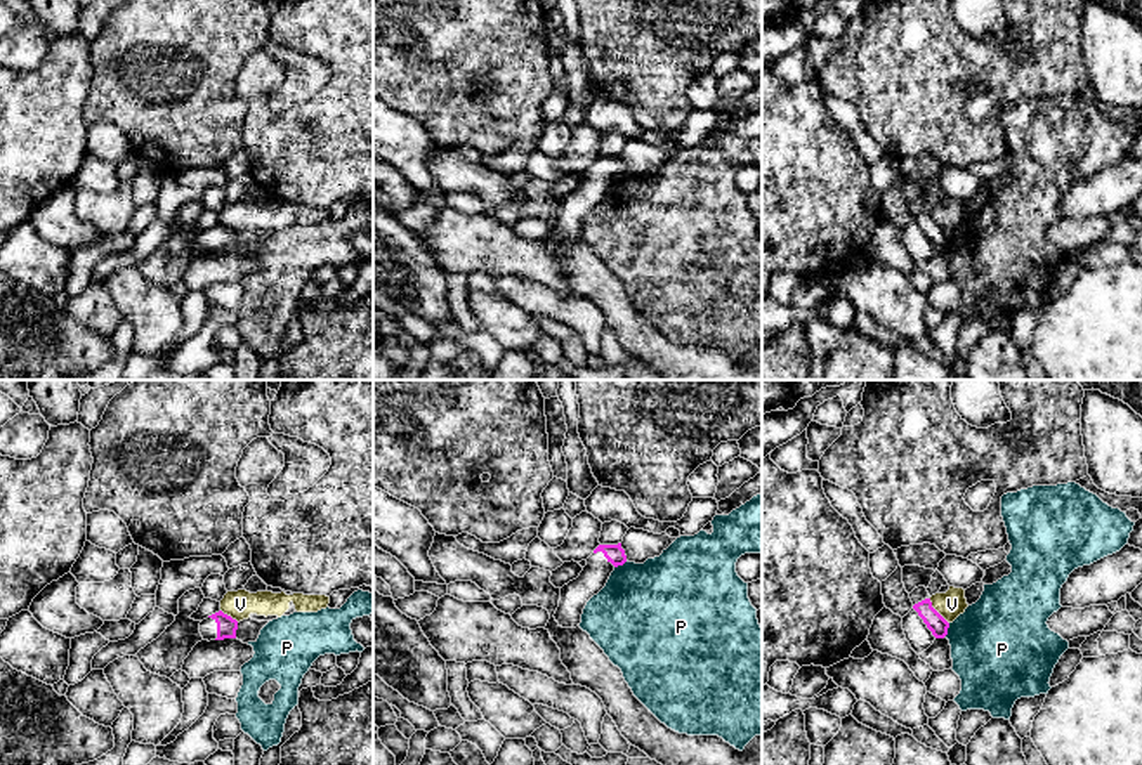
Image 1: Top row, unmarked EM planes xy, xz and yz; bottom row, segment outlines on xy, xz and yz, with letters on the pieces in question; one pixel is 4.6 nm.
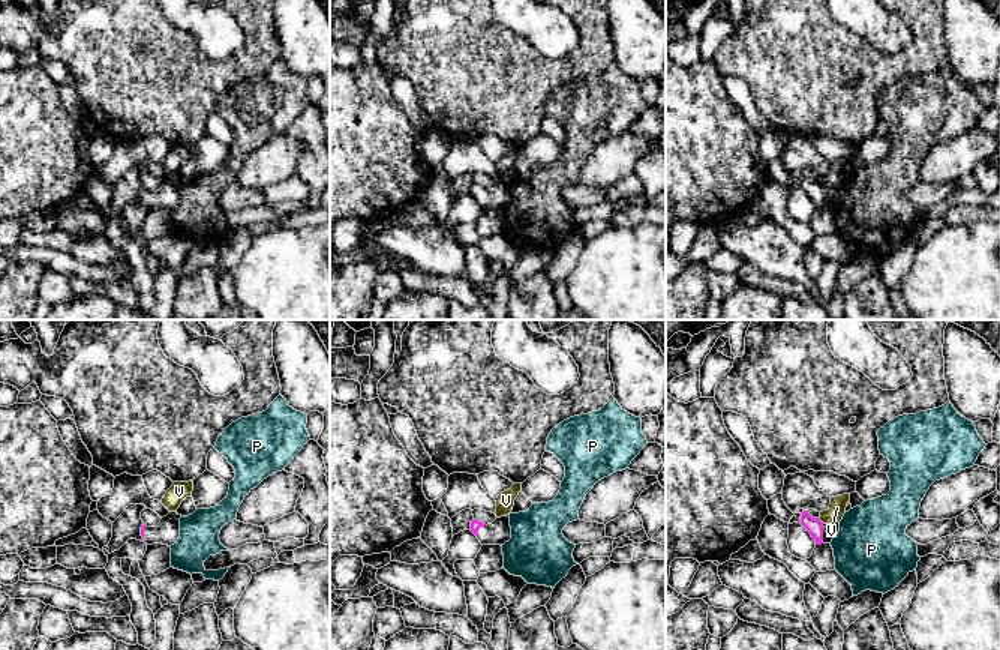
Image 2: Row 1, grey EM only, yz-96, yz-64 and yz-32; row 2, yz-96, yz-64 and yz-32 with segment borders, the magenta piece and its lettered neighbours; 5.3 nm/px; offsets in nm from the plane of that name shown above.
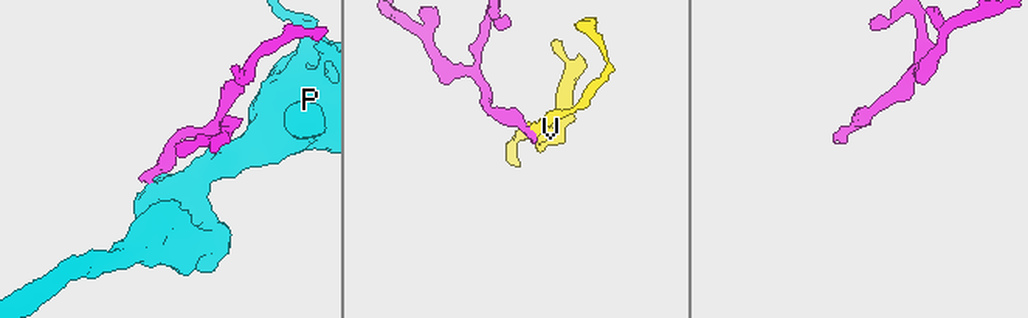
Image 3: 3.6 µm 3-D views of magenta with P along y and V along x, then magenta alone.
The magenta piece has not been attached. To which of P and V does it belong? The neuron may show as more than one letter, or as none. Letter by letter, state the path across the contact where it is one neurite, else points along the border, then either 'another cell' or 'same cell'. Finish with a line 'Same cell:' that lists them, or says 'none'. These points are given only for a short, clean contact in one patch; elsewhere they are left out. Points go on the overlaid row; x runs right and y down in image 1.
P: border along yz (950, 623), (945, 635); another cell
V: border along yz (929, 599), (931, 606), (948, 623); another cell
Same cell: none

